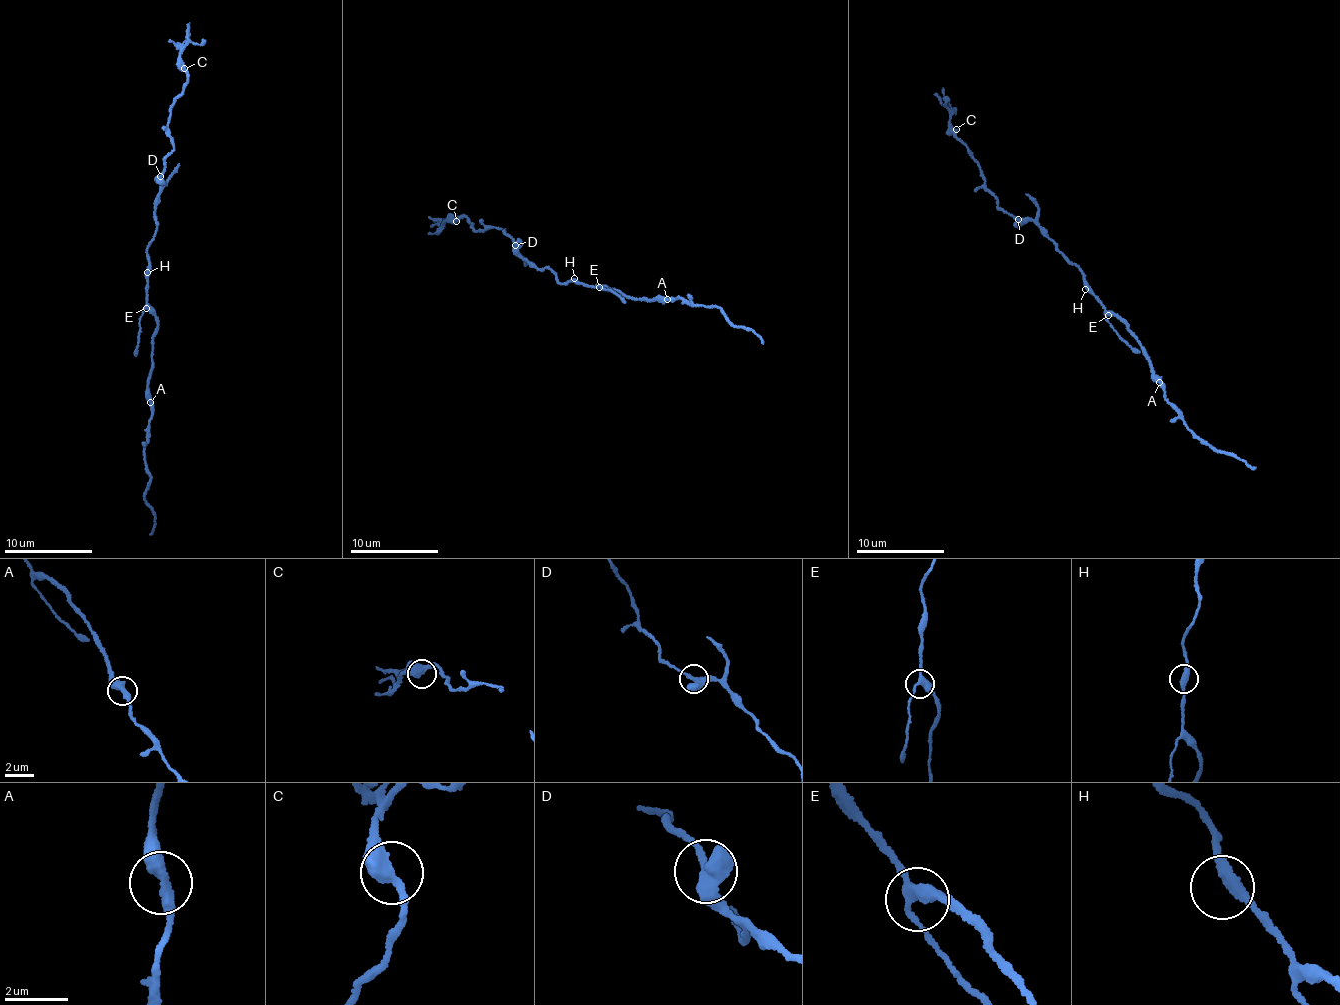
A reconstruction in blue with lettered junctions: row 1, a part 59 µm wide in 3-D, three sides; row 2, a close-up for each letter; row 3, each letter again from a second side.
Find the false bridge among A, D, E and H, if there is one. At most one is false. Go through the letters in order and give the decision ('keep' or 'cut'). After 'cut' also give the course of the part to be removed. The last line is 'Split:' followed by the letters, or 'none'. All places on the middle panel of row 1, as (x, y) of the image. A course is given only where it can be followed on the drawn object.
A: keep
D: cut | (515, 246), (514, 239), (500, 228), (475, 232), (466, 218), (447, 220), (442, 225), (452, 215), (454, 220)
E: keep
H: keep
Split: D

